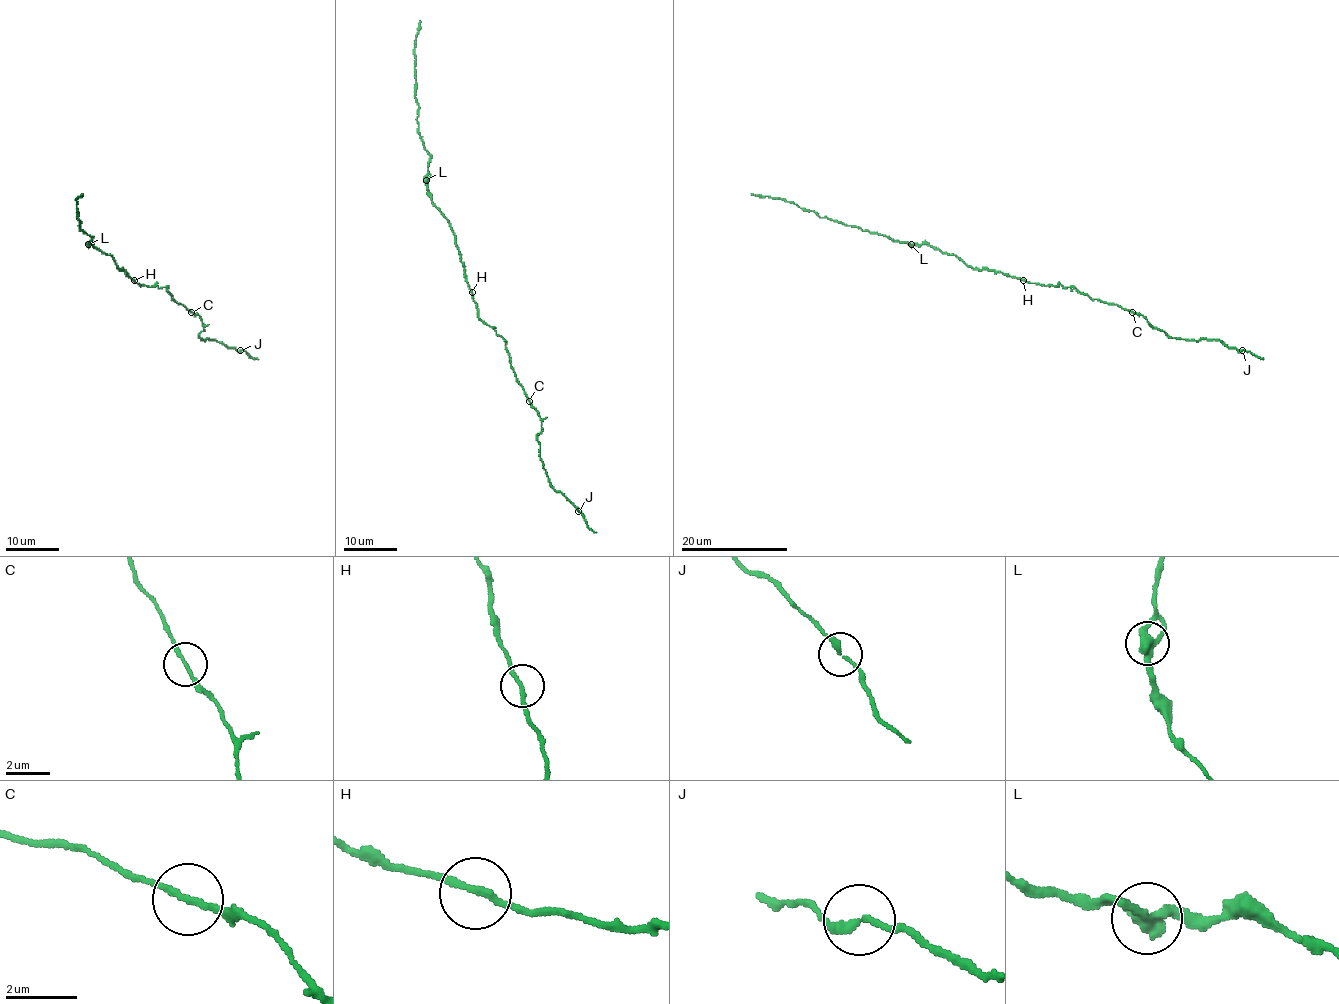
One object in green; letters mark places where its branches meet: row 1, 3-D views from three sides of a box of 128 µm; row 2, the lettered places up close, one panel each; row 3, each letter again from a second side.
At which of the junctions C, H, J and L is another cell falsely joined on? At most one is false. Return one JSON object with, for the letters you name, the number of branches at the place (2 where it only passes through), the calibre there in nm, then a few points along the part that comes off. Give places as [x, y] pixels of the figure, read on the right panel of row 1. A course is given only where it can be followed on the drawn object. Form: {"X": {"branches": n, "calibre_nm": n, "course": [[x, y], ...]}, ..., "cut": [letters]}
{"cut": []}

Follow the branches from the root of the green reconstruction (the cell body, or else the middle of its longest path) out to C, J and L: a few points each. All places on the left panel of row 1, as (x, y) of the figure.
C: (132, 279), (140, 286), (166, 287), (177, 303), (191, 312)
J: (132, 279), (140, 286), (166, 287), (177, 303), (199, 316), (203, 340), (241, 350)
L: (132, 279), (118, 268), (111, 255), (88, 244)

